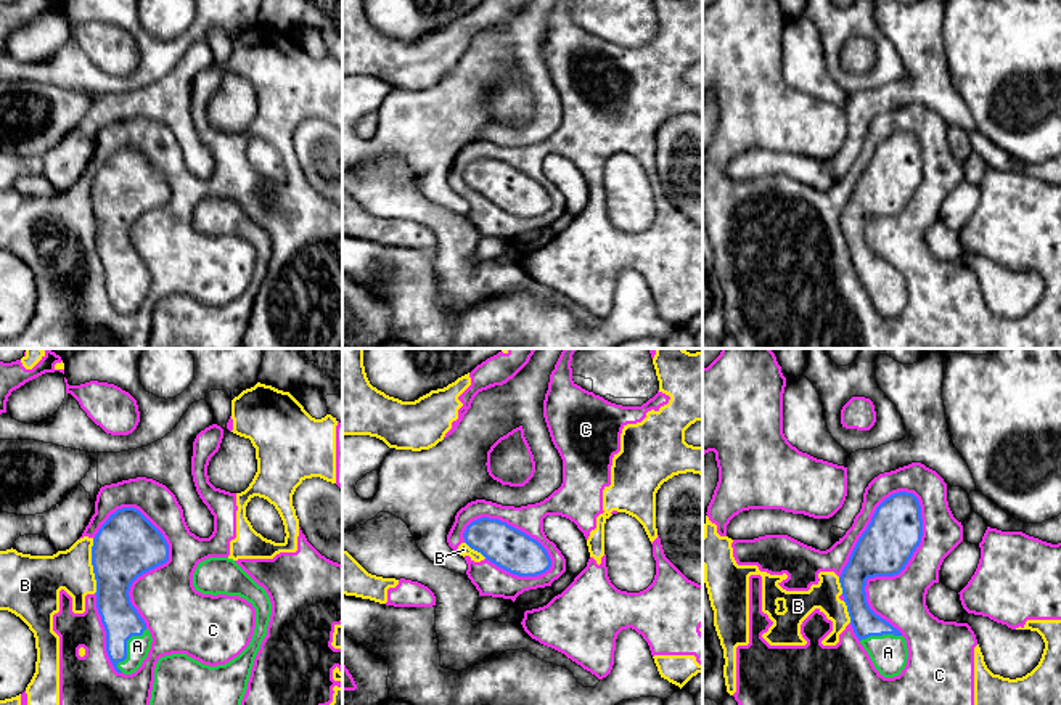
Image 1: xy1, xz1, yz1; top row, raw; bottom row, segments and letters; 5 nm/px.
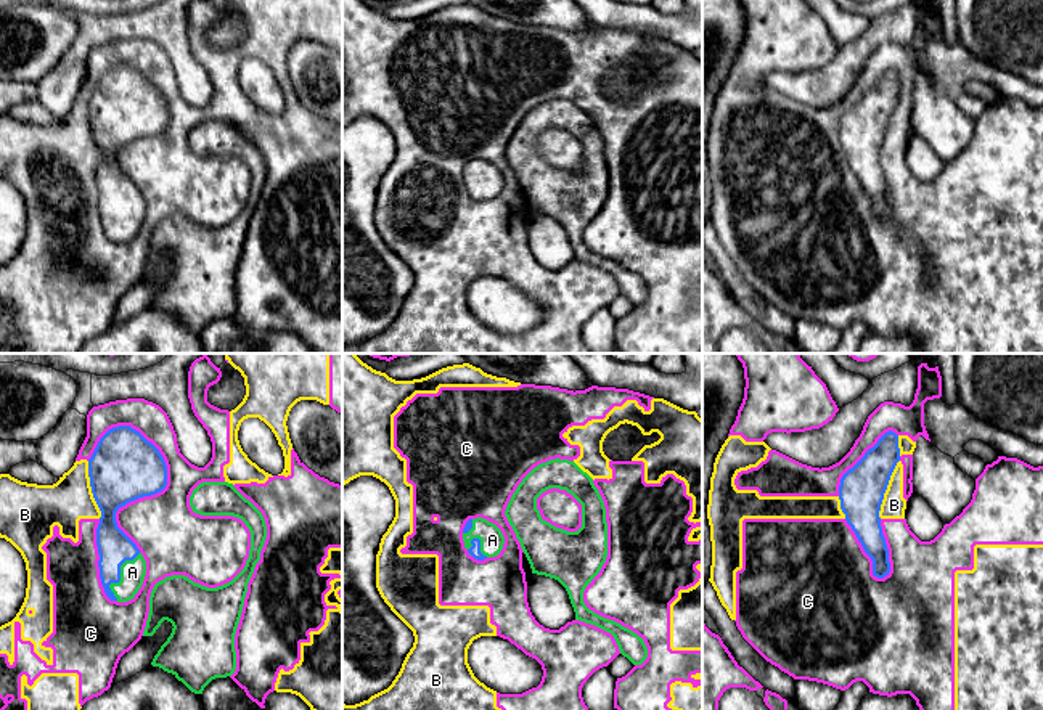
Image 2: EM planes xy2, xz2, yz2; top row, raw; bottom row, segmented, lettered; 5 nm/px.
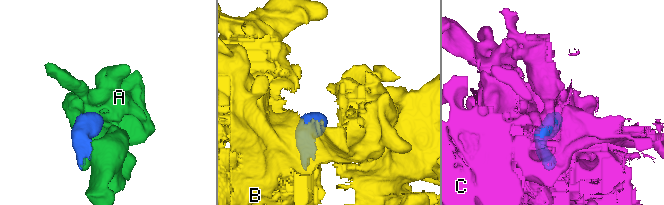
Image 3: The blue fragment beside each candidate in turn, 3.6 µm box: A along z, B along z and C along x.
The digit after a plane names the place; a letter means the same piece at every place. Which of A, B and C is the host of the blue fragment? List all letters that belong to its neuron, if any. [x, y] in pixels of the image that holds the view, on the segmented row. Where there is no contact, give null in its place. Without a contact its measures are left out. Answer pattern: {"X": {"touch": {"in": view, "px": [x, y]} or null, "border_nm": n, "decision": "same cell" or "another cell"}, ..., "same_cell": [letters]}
{"A": {"touch": {"in": "xy2", "px": [119, 575]}, "border_nm": 260, "decision": "same cell"}, "B": {"touch": {"in": "yz2", "px": [886, 489]}, "border_nm": 320, "decision": "another cell"}, "C": {"touch": {"in": "yz1", "px": [899, 572]}, "border_nm": 750, "decision": "another cell"}, "same_cell": ["A"]}

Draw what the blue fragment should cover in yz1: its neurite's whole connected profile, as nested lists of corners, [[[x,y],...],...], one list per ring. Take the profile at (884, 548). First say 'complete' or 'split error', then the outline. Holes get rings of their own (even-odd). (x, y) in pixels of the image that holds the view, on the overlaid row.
split error; [[[907,491],[894,493],[876,507],[839,577],[854,633],[884,678],[902,673],[908,649],[902,633],[870,609],[866,580],[899,575],[920,546],[921,536],[918,498]]]

